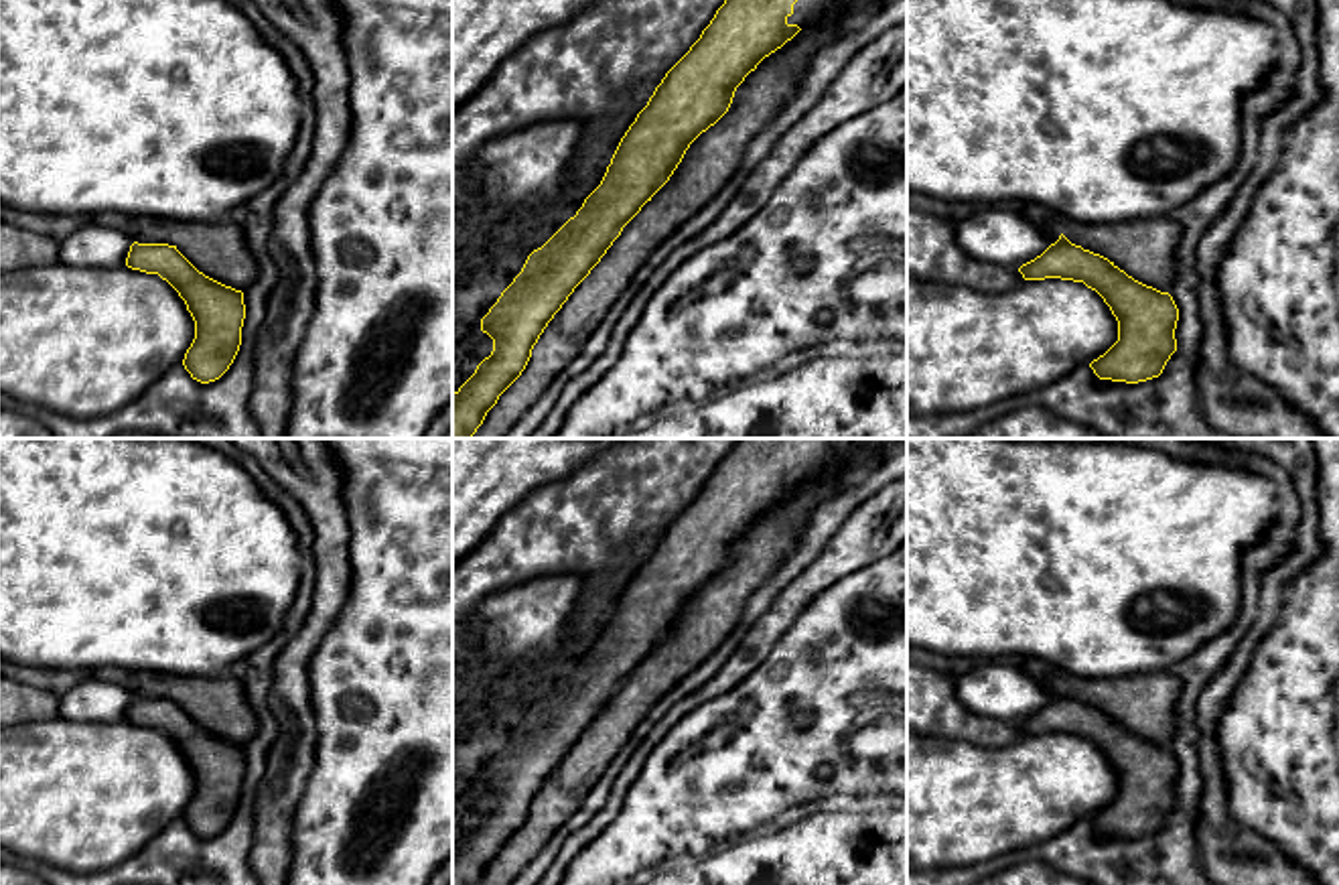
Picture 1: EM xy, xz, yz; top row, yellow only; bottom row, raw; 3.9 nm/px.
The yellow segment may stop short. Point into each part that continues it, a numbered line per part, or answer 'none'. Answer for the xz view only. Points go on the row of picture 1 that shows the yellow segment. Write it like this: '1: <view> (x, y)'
1: xz (806, 13)

